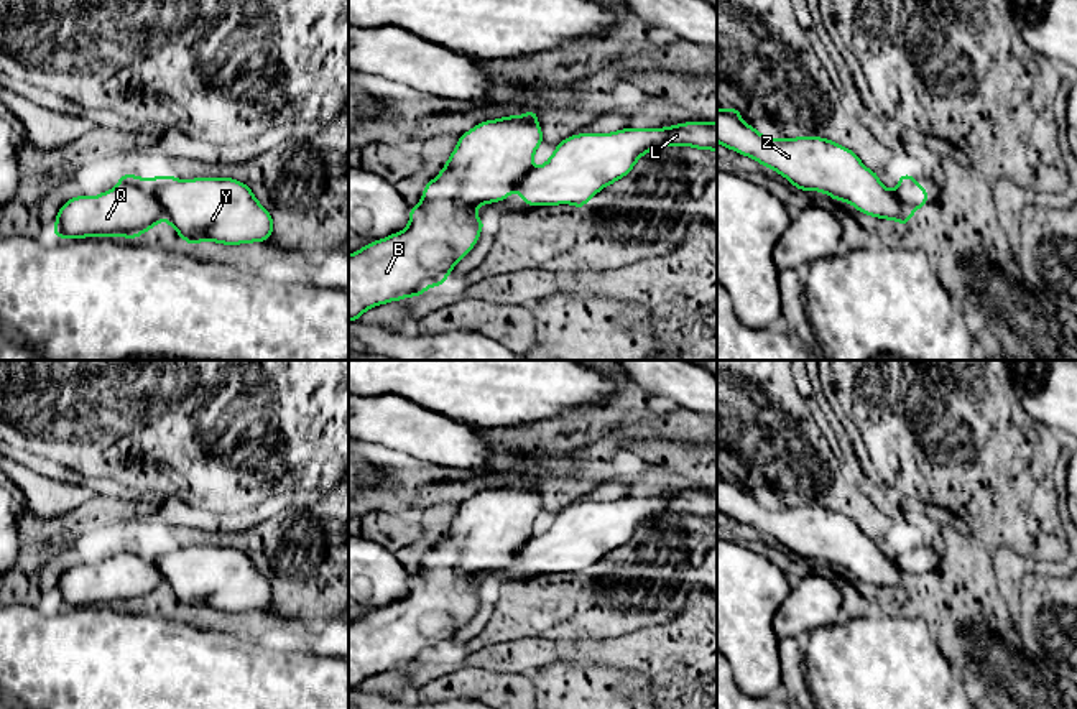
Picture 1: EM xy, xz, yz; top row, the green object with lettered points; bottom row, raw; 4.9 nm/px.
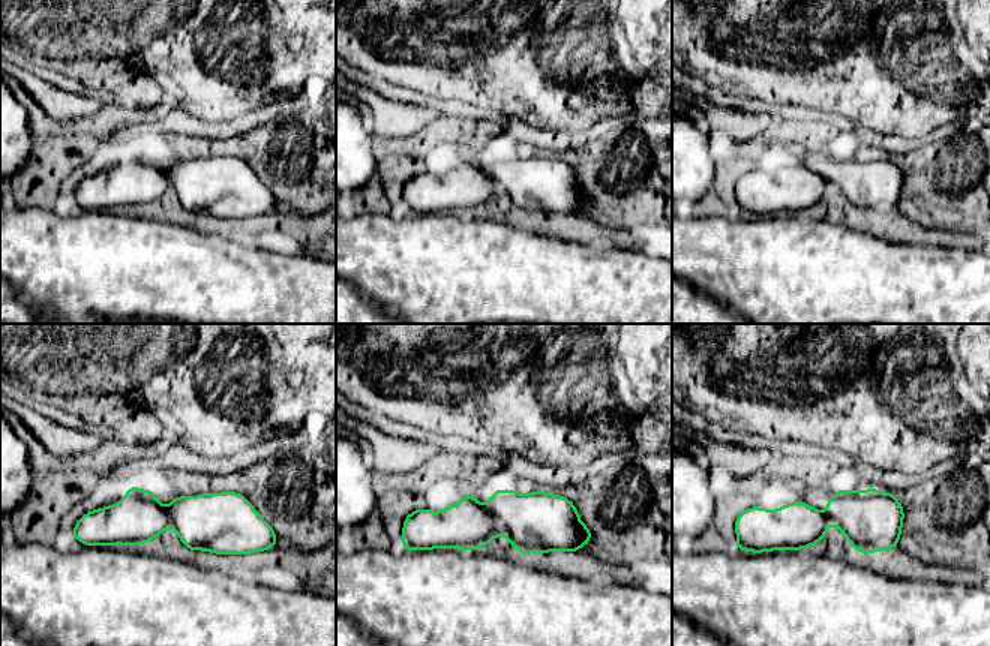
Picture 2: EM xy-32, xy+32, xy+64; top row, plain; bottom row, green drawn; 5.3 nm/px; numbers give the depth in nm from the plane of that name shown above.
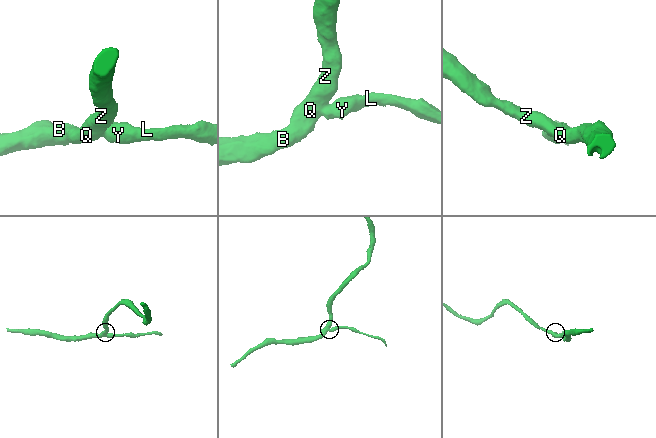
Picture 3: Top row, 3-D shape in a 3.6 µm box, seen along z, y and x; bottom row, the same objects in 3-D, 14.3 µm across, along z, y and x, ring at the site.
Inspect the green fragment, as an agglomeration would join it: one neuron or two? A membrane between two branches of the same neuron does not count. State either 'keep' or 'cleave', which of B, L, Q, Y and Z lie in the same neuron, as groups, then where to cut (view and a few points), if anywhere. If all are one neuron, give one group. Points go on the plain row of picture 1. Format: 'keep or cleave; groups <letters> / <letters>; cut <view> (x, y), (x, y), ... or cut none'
cleave; groups B Q Z / L Y; cut xy (148, 548), (165, 586)

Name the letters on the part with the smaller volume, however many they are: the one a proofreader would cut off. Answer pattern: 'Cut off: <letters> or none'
Cut off: L, Y

